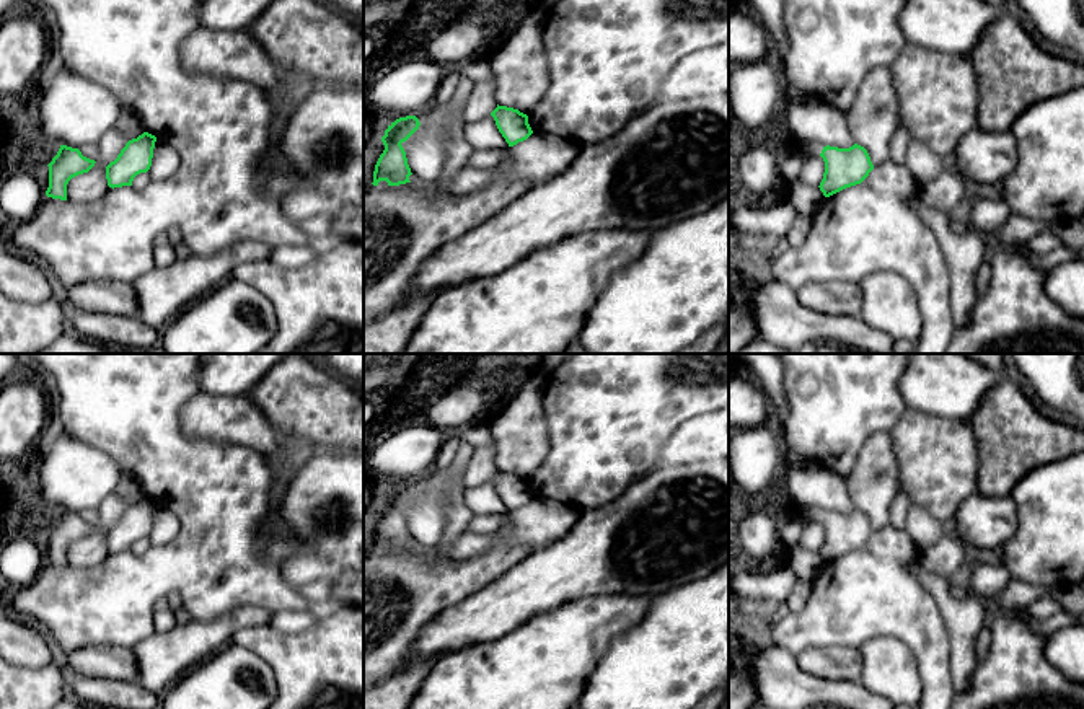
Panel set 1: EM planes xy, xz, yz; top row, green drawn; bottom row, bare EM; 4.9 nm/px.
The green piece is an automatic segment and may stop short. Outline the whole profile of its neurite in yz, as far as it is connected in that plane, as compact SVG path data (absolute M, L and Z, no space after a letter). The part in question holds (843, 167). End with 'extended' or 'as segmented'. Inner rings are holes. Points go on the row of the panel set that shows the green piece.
M857 143L849 148L826 145L820 156L825 161L825 173L818 187L825 197L861 184L874 170L867 150Z | as segmented

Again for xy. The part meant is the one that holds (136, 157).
M143 132L132 139L121 150L117 158L106 166L106 179L109 187L132 186L137 174L147 173L152 166L156 137Z | as segmented

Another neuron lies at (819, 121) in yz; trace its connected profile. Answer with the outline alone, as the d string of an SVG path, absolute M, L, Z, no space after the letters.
M826 101L809 104L787 103L786 126L789 142L818 142L822 147L849 148L854 145L846 112Z

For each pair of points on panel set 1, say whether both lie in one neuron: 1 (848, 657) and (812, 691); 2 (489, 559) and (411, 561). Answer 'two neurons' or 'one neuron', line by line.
1: one neuron
2: one neuron

